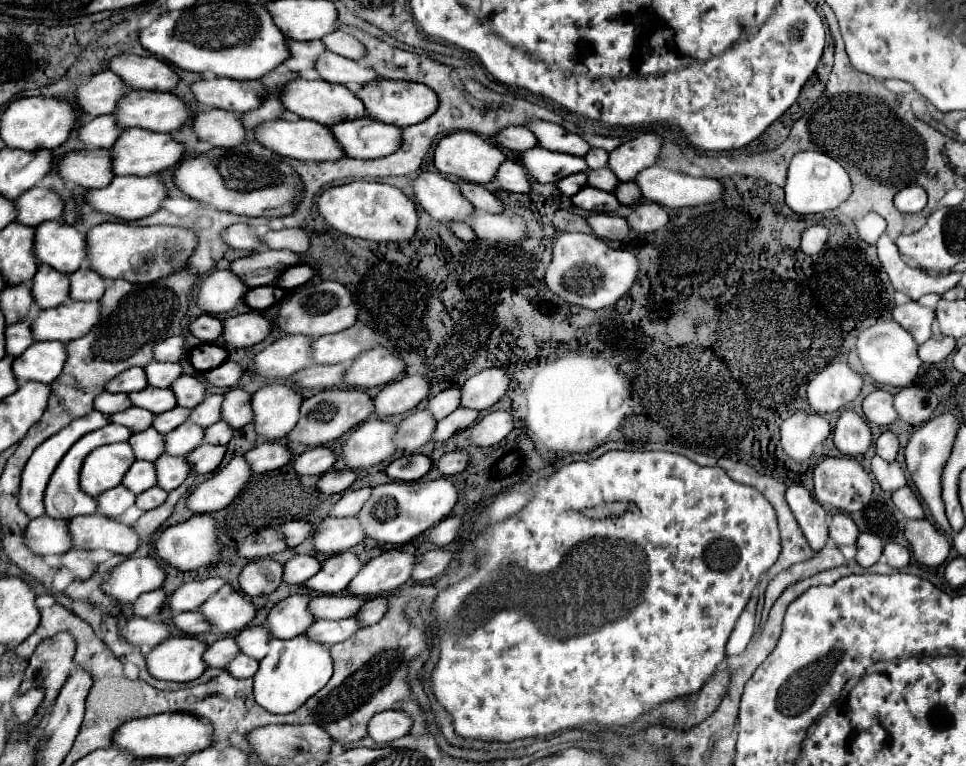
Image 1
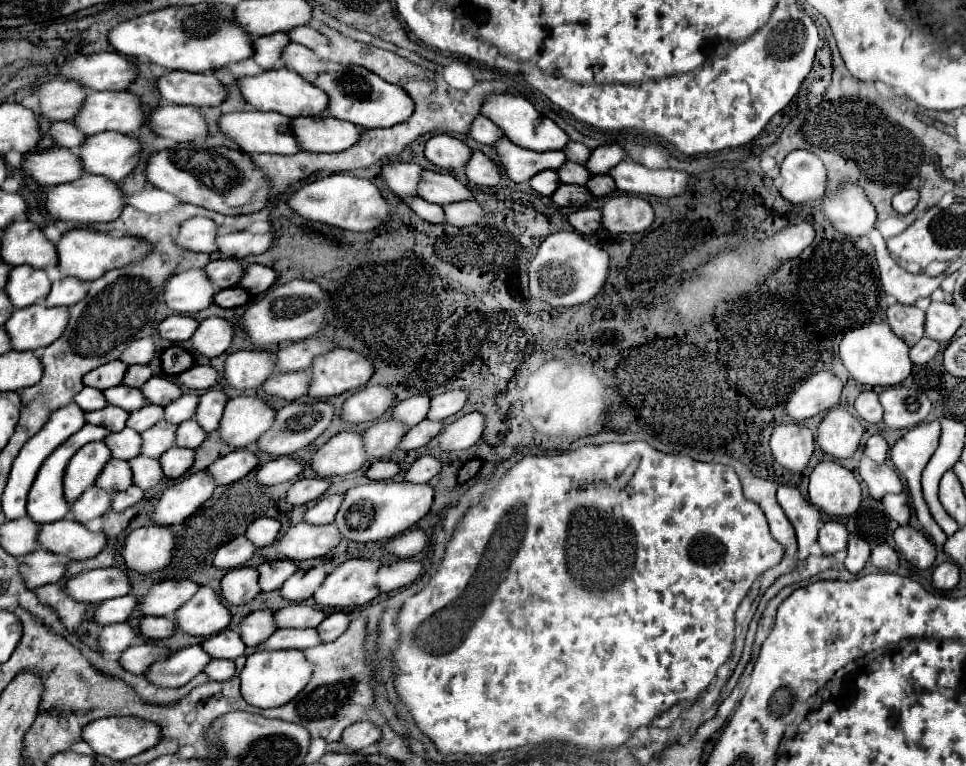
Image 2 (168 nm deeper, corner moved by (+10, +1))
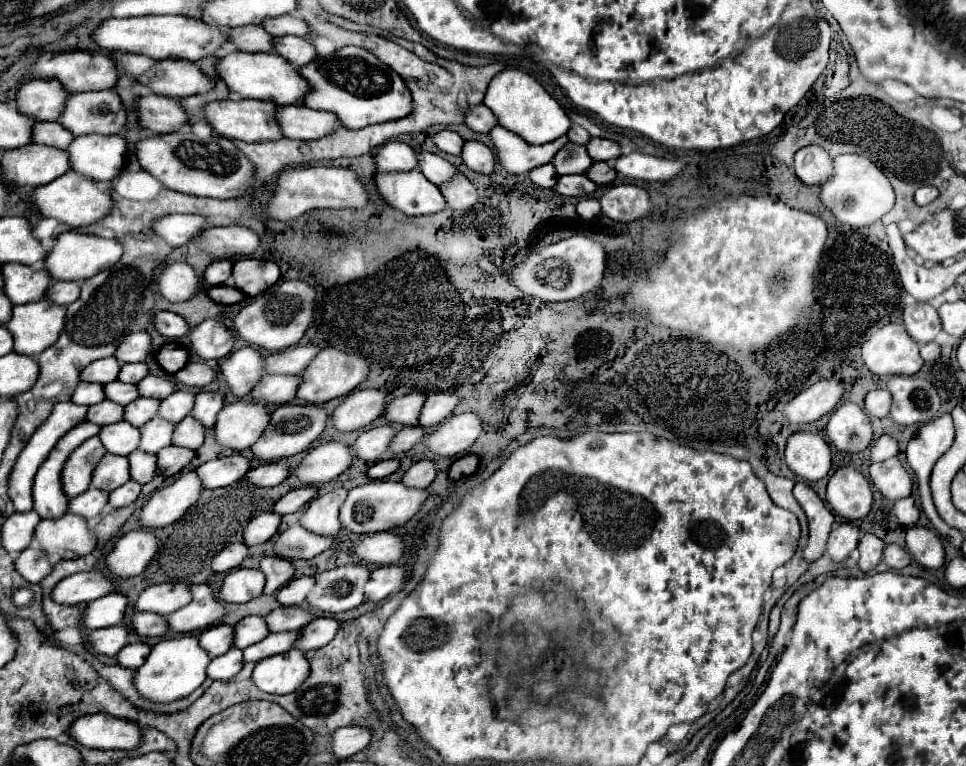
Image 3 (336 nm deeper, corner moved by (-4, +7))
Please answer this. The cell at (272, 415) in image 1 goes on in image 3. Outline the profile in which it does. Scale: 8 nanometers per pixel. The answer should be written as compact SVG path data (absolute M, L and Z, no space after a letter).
M235 400L233 404L227 404L215 424L215 438L221 446L233 448L237 452L247 450L259 440L263 430L269 424L269 410L265 404L259 404L255 400Z

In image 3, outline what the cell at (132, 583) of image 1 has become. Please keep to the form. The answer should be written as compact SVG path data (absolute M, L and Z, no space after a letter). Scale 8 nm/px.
M91 570L63 578L51 596L59 604L89 604L111 592L115 592L113 582L103 572Z

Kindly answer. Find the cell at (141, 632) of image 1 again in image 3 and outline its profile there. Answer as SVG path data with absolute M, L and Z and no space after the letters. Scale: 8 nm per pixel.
M109 626L109 628L99 628L89 632L89 642L99 654L105 656L117 656L117 652L127 646L131 640L131 632L127 626Z

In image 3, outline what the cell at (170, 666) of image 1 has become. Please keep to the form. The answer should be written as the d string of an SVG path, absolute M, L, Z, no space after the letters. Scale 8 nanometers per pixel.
M143 642L127 644L127 646L119 652L117 662L119 662L119 664L123 664L125 668L135 670L135 668L139 668L139 666L147 660L149 652L151 652L151 646L149 646L149 644L143 644Z

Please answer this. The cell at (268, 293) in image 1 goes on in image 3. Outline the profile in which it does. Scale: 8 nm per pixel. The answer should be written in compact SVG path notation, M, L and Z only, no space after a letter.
M213 286L211 290L207 290L207 294L219 304L237 304L245 298L245 294L239 292L239 288L235 286Z

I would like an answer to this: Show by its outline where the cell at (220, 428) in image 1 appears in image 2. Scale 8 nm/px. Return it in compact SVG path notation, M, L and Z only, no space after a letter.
M195 420L189 422L181 422L177 426L177 434L175 434L175 446L179 448L191 448L195 450L203 440L205 440L205 430L201 430L201 426L197 426Z

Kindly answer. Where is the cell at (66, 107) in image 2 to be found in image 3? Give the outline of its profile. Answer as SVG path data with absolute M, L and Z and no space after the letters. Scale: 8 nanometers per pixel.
M27 80L15 98L19 112L33 116L35 120L59 120L67 98L71 94L59 84L59 80Z

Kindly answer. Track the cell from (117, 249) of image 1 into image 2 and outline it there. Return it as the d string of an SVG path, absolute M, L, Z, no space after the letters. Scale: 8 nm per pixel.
M75 228L65 232L55 246L57 246L57 268L61 270L61 274L81 280L97 280L101 278L101 274L125 266L129 262L139 262L145 254L151 252L151 248L139 238L131 236L113 238L109 234L101 234L89 228Z

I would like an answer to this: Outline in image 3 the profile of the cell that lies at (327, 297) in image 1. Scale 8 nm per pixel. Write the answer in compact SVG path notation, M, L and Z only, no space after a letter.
M287 280L265 290L261 296L257 296L255 302L245 306L235 318L235 330L249 346L265 350L289 348L297 344L311 326L315 314L315 298L317 292L311 284L303 280Z

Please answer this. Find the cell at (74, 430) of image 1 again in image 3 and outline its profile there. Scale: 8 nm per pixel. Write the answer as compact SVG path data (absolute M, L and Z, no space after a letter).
M59 402L55 404L51 416L37 428L37 432L31 436L31 440L27 442L27 446L23 448L23 452L19 454L19 460L11 472L11 480L9 480L9 494L11 500L15 504L15 510L19 512L29 512L33 510L33 480L35 480L35 472L39 470L39 466L47 460L49 452L55 448L55 444L77 424L87 420L87 406L79 406L75 402Z

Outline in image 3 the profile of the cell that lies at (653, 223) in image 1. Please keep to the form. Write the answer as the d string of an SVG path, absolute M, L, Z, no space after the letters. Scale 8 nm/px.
M633 184L611 186L601 196L603 214L615 222L635 222L643 220L651 214L651 198L649 194Z

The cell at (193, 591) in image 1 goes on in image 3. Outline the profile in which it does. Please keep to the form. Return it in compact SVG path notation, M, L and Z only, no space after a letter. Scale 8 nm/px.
M165 582L165 584L155 584L143 590L135 602L135 608L169 616L171 612L183 608L187 602L191 602L191 584Z

